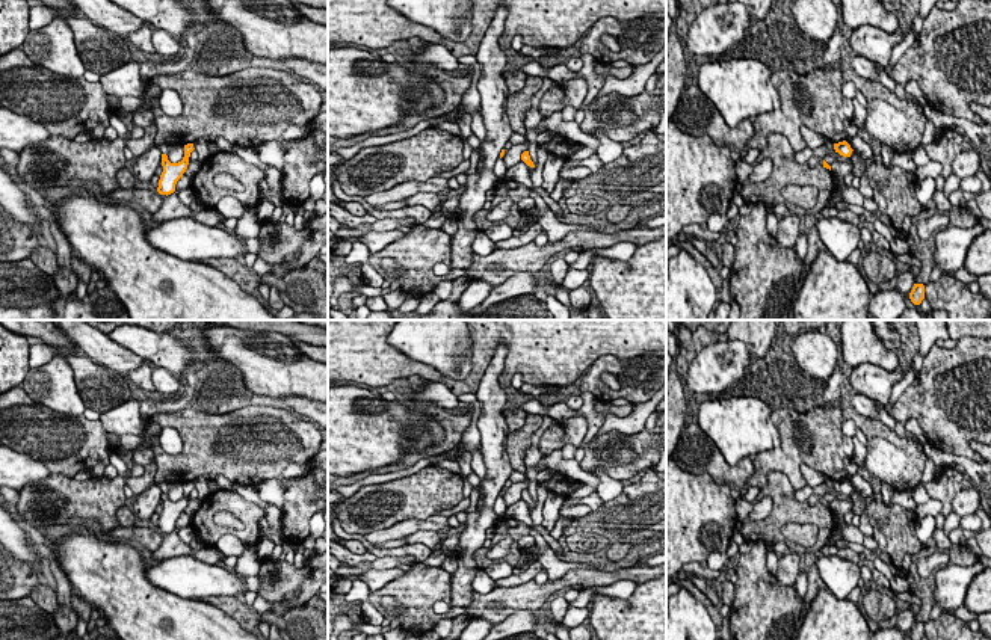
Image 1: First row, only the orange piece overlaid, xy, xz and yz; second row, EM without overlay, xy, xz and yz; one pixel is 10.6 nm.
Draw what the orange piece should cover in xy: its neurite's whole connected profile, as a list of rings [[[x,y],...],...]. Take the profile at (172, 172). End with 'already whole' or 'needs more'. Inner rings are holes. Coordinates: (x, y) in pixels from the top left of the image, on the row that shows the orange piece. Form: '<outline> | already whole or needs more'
[[[193,143],[184,145],[184,157],[178,163],[171,163],[166,154],[162,154],[163,172],[159,180],[157,192],[160,195],[171,195],[175,192],[177,181],[183,177],[187,169],[190,152],[193,151]]] | already whole

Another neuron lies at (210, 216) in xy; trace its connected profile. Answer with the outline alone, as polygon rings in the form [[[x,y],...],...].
[[[205,208],[202,211],[193,211],[189,217],[208,226],[222,225],[225,220],[225,217],[218,211],[218,208]]]

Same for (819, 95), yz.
[[[814,69],[808,74],[776,71],[770,74],[781,106],[776,112],[752,119],[754,136],[748,146],[760,152],[770,133],[784,134],[793,151],[807,148],[801,127],[805,125],[834,143],[846,139],[846,122],[852,122],[854,104],[841,92],[843,71]]]

